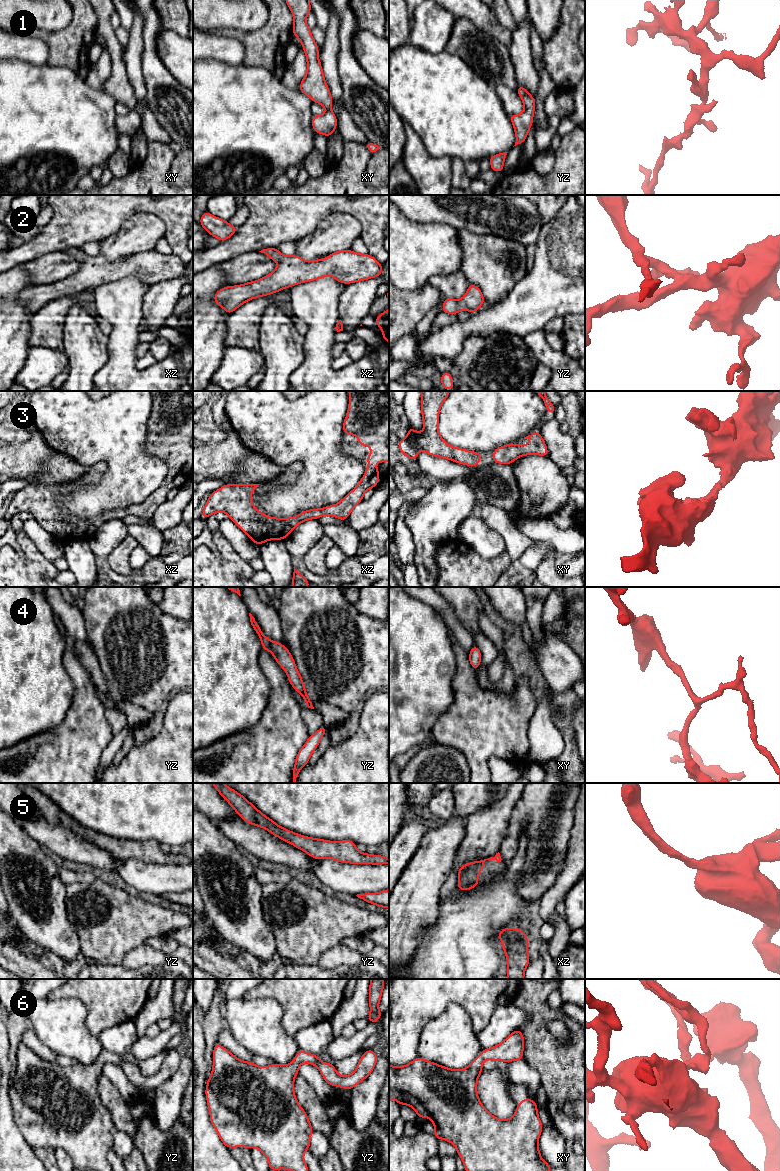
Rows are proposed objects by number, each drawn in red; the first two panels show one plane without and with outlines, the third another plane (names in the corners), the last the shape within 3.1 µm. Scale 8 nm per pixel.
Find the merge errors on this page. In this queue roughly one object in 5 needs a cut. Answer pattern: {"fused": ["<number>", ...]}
{"fused": []}

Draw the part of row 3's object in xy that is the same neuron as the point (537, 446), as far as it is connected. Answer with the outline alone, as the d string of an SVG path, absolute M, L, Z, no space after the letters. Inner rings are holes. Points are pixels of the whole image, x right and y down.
M534 432L525 438L530 440L530 445L516 445L515 442L494 449L493 463L512 464L517 458L529 454L548 457L548 449L540 432Z

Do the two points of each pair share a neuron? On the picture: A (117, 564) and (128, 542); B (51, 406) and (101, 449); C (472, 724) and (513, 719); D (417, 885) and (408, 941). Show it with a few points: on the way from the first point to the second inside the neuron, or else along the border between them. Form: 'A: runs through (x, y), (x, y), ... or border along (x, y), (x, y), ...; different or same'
A: runs through (118, 559), (126, 547); same
B: runs through (63, 413), (89, 437); same
C: runs through (482, 723), (496, 723), (503, 719); same
D: runs through (415, 899), (413, 906), (408, 912), (408, 927); same

